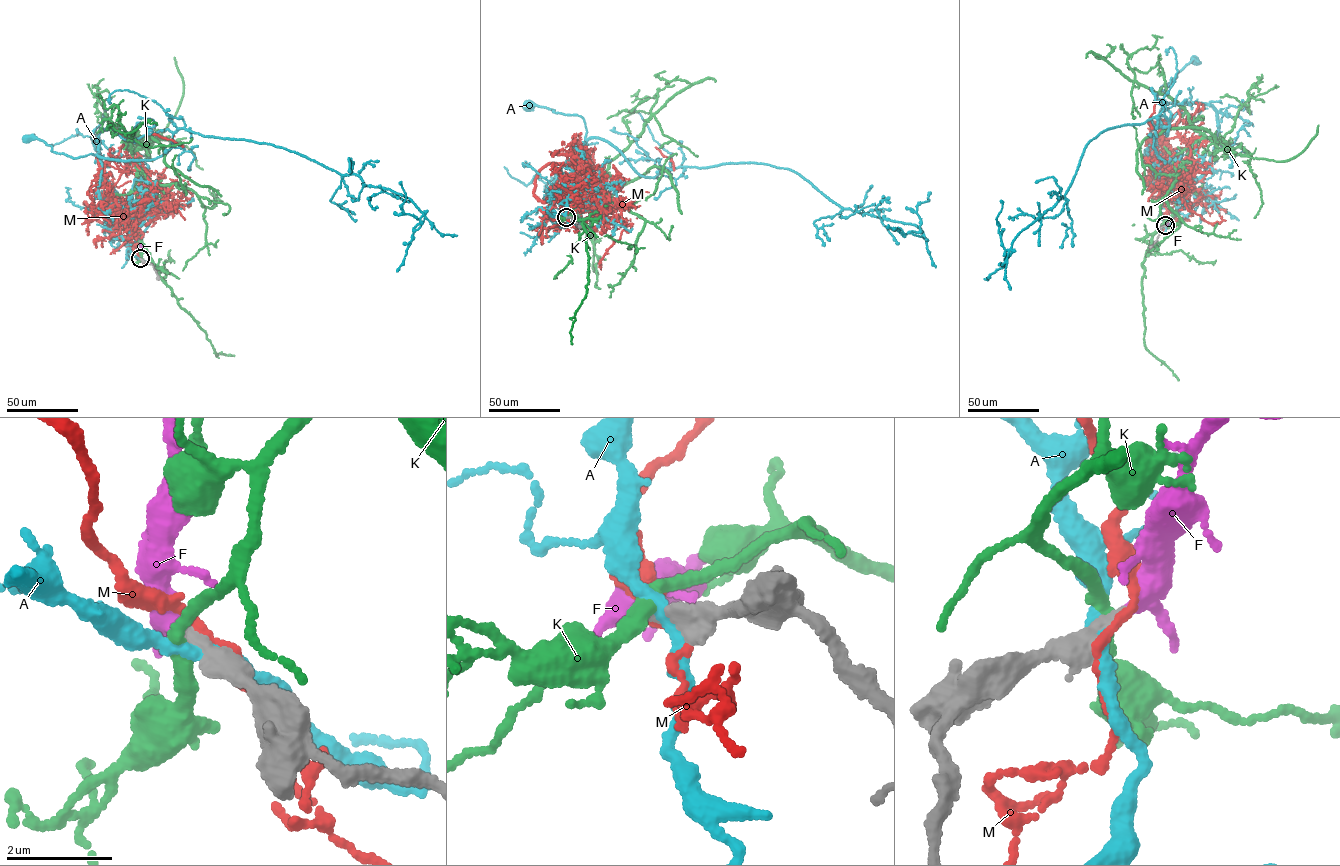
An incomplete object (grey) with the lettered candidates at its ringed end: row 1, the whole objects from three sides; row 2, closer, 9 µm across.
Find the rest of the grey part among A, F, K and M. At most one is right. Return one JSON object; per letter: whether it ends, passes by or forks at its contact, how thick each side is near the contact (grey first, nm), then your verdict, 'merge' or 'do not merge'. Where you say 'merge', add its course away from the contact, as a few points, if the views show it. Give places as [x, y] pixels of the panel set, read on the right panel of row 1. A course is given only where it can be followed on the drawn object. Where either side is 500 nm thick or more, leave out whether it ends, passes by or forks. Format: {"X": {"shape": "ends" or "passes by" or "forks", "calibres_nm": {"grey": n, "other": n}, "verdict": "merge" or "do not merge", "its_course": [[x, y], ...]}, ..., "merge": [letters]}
{"A": {"shape": "passes by", "calibres_nm": {"grey": 480, "other": 240}, "verdict": "do not merge"}, "F": {"shape": "passes by", "calibres_nm": {"grey": 240, "other": 320}, "verdict": "merge", "its_course": [[1165, 225], [1171, 215], [1183, 207], [1186, 192], [1179, 180], [1185, 172]]}, "K": {"shape": "passes by", "calibres_nm": {"grey": 340, "other": 320}, "verdict": "do not merge"}, "M": {"shape": "passes by", "calibres_nm": {"grey": 480, "other": 130}, "verdict": "do not merge"}, "merge": ["F"]}

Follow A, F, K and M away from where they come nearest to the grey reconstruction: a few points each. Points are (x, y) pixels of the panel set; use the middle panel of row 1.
A: (567, 217), (566, 200), (578, 196), (569, 192), (553, 203), (550, 189), (585, 145), (584, 121), (528, 104)
F: (566, 217), (570, 216), (567, 217), (572, 205), (591, 201)
K: (566, 217), (574, 217), (574, 206), (596, 188), (647, 120), (691, 85), (658, 78), (665, 71)
M: (567, 218), (564, 205), (588, 183), (614, 227), (632, 223), (633, 208), (674, 170), (655, 147)

